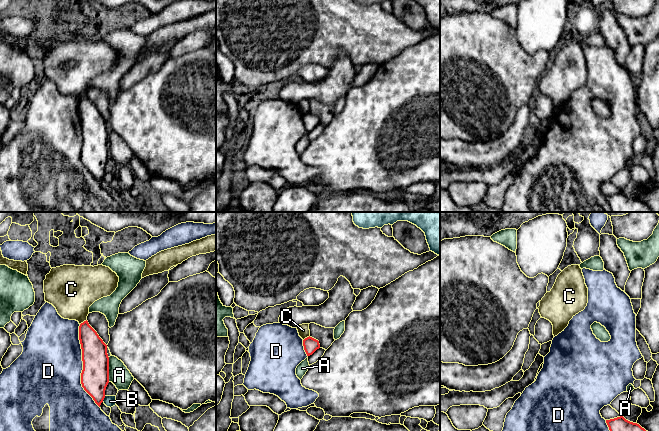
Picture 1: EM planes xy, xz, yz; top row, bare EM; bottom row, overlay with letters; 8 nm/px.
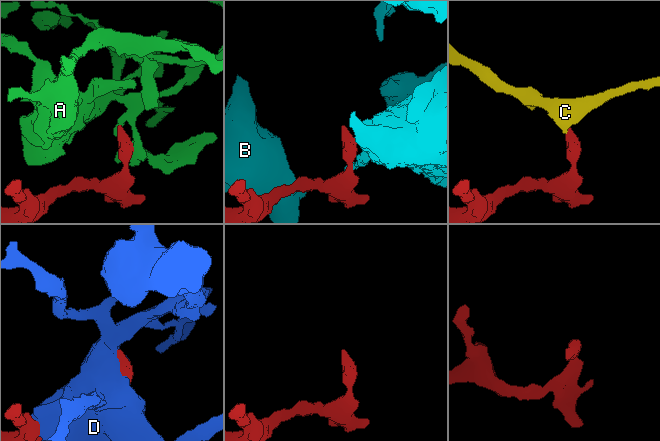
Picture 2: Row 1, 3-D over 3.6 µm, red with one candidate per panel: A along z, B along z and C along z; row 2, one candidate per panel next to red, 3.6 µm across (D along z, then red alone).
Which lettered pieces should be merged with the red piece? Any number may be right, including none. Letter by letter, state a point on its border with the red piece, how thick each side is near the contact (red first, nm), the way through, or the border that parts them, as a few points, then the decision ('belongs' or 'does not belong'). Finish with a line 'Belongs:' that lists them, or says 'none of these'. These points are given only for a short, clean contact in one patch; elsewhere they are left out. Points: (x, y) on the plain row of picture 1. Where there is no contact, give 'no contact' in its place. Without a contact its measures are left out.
A: xy (108, 145) | 220/170 nm | does not belong
B: xy (103, 175) | 220/90 nm | does not belong
C: xy (84, 97) | 200/360 nm | along xy (86, 95), (80, 100) | does not belong
D: xy (83, 142) | 220/480 nm | does not belong
Belongs: none of these

